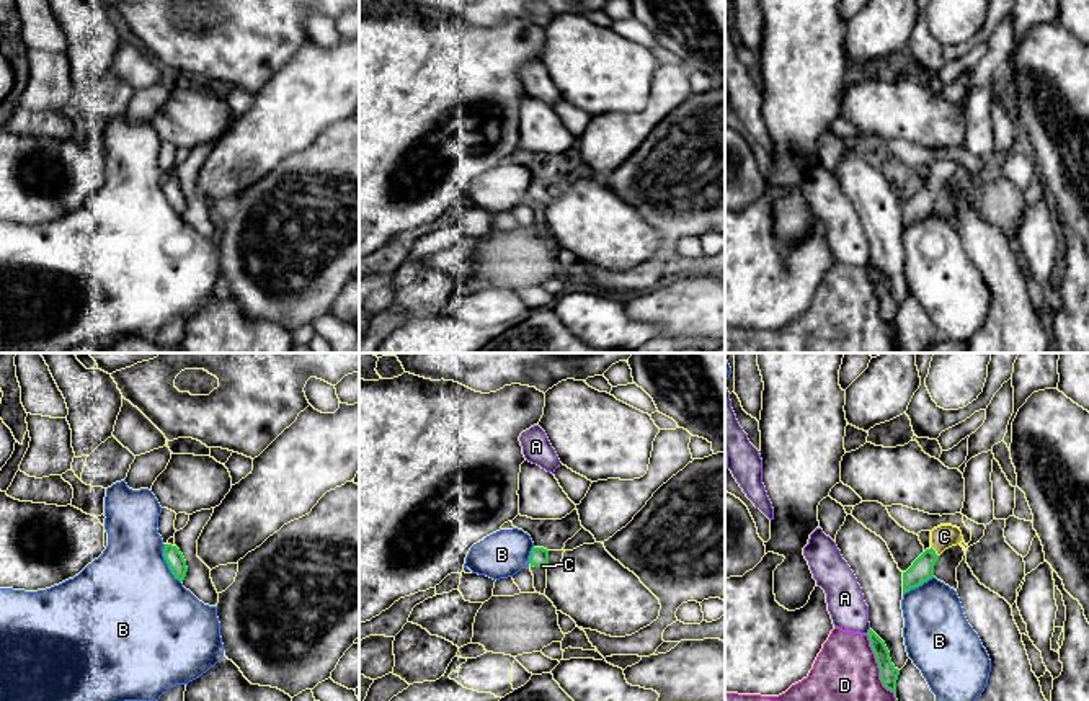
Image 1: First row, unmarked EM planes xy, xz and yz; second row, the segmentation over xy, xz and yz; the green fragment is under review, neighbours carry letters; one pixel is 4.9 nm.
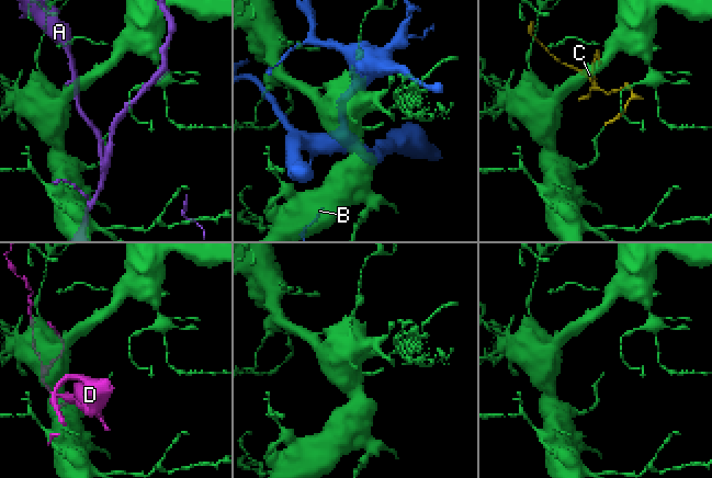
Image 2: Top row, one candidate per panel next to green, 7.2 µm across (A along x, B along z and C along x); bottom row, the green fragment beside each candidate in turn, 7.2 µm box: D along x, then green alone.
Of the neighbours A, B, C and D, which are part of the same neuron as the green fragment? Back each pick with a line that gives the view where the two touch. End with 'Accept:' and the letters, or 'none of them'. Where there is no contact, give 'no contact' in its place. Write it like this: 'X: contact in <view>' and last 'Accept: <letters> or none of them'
C: contact in yz
Accept: C

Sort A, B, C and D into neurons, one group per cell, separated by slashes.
A / B / C / D

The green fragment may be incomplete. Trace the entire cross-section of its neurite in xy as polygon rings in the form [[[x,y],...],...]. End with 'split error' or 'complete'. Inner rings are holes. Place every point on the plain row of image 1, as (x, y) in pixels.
[[[165,178],[163,191],[165,191],[171,208],[175,209],[175,212],[183,216],[186,211],[188,201],[186,201],[186,194],[184,194],[183,188],[180,186],[180,183],[176,180]]] | complete

